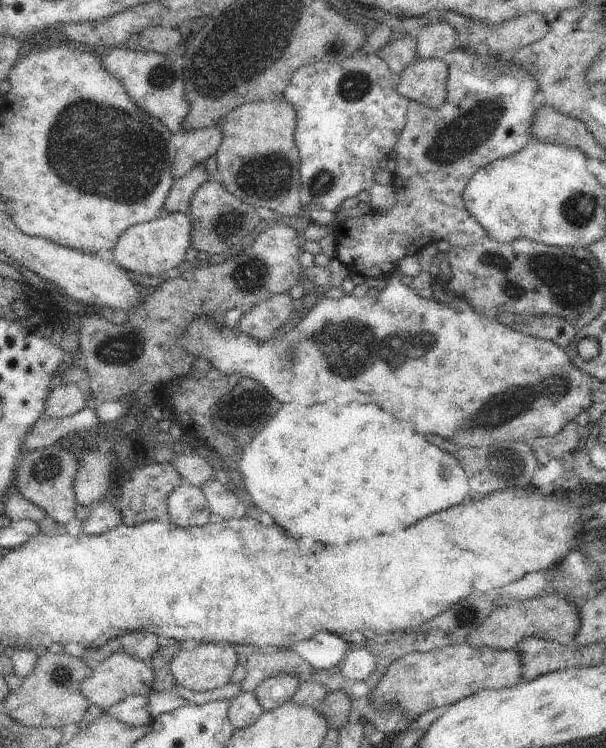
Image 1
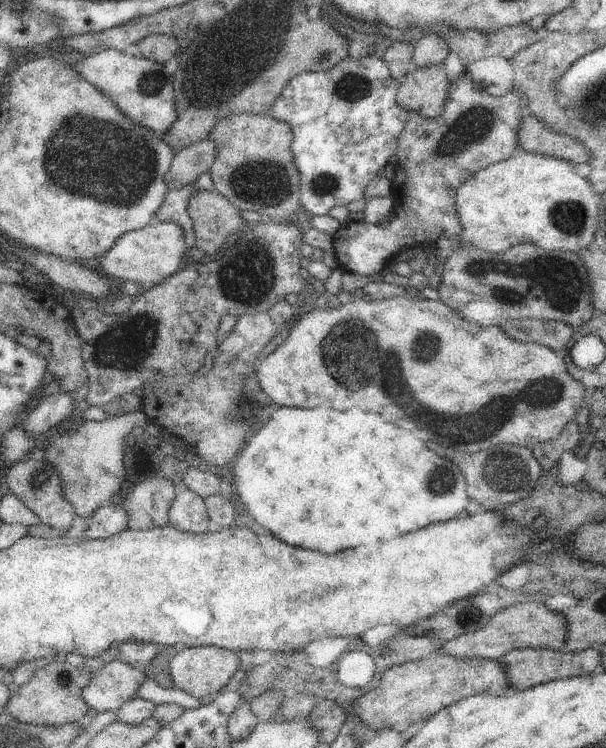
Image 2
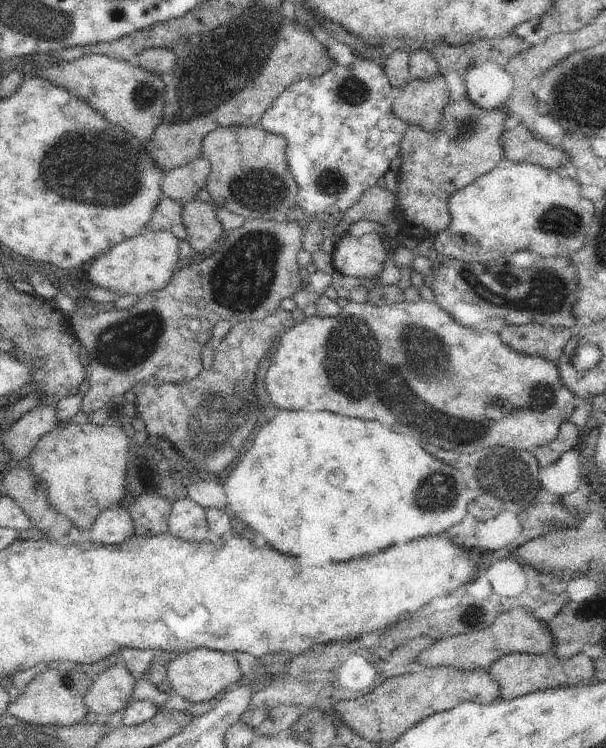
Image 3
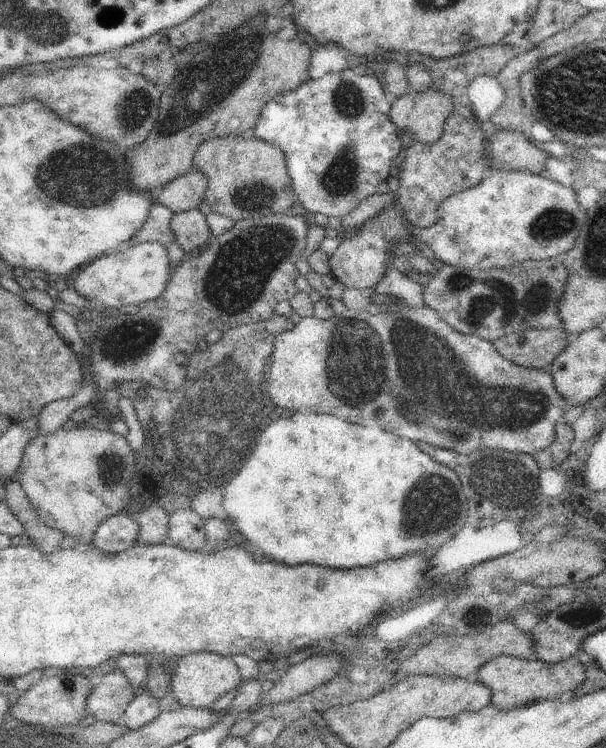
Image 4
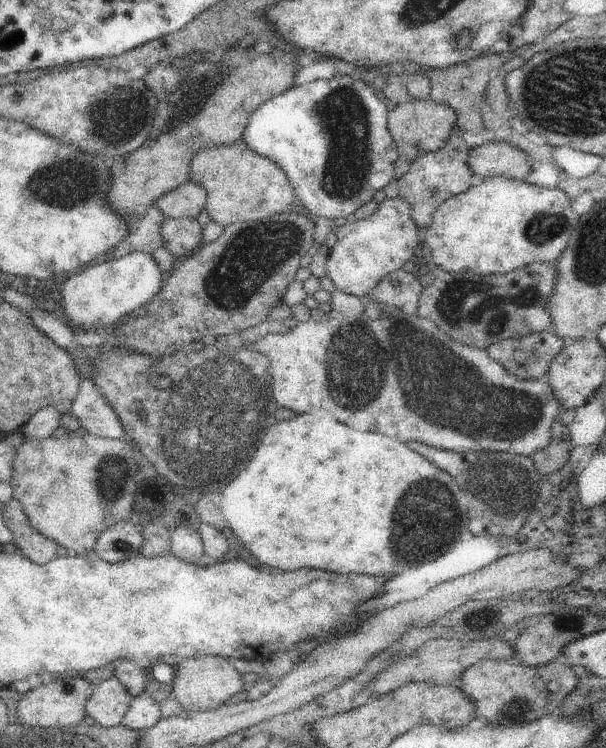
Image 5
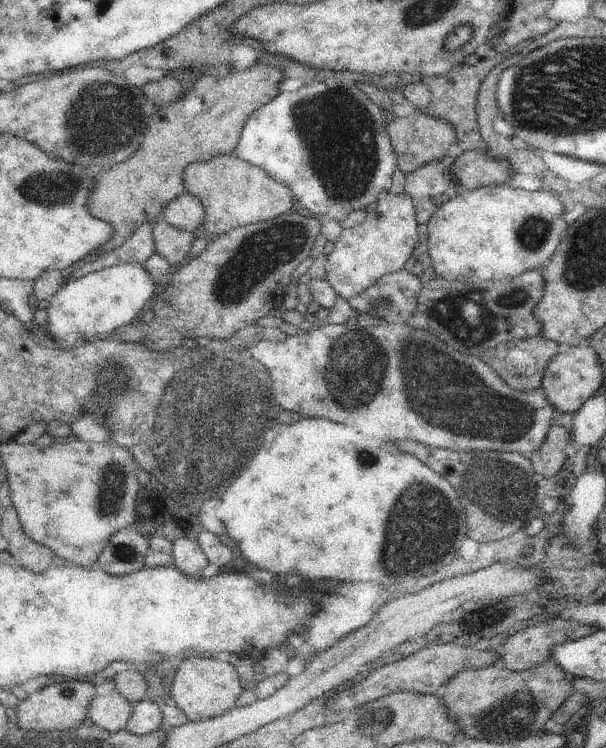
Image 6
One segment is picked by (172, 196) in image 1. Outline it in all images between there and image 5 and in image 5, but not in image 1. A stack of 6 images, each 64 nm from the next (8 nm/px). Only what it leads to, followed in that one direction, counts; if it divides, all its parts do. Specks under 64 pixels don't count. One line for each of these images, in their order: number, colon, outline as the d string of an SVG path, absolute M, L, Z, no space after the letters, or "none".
2: M193 184L167 192L163 204L155 214L155 222L179 222L179 226L185 232L185 256L189 256L191 248L195 248L195 232L193 232L191 218L187 214L187 206L193 194L195 194Z
3: M165 198L157 204L157 208L151 214L151 220L145 226L151 232L165 232L169 230L175 234L181 242L187 240L187 226L183 222L183 204L173 198Z
4: M153 202L151 210L149 210L149 218L145 220L145 224L127 242L119 244L119 250L131 248L135 244L145 244L145 242L161 242L161 244L175 242L177 234L173 230L173 216L175 216L173 210L169 210L163 204Z
5: M151 206L147 214L139 220L133 234L129 234L119 246L115 246L111 252L103 256L103 260L119 260L121 256L133 254L133 252L145 252L153 254L159 246L165 244L165 238L161 236L161 228L165 222L165 214L161 208Z

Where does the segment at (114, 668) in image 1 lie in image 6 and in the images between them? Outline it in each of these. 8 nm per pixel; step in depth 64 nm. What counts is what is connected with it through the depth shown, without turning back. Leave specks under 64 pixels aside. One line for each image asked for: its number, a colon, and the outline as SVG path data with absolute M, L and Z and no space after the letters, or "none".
2: M111 660L101 670L93 672L93 678L83 688L81 696L87 702L89 710L117 710L127 700L135 698L141 684L145 682L145 670L137 670L131 664L119 660Z
3: M115 662L93 678L93 684L89 686L83 702L89 712L97 714L97 718L105 718L115 710L127 708L125 702L133 694L135 682L135 676L131 676L131 672L123 664Z
4: M111 670L93 682L93 690L87 696L87 716L93 714L101 724L117 724L125 708L135 700L133 686L123 670Z
5: M109 672L95 682L95 692L89 696L85 712L95 720L95 724L115 728L121 724L131 702L133 696L127 692L121 680Z
6: M109 676L109 684L103 686L105 690L97 688L97 694L87 706L87 718L93 722L93 726L99 726L107 732L125 730L133 712L133 704L113 684L113 676Z

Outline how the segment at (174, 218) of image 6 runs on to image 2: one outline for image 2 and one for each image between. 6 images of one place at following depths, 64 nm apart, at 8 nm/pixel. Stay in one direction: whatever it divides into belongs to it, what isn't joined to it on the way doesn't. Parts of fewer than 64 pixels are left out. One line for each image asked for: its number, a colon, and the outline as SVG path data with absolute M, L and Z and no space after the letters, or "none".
2: M211 132L207 138L179 150L173 156L173 162L163 178L167 184L167 190L177 190L187 184L193 184L205 170L211 168L213 160L217 156L217 144L211 138Z
3: M199 150L195 160L187 162L185 166L169 170L159 184L161 200L173 198L173 200L179 200L183 206L187 206L197 196L197 190L207 186L209 166L211 166L209 160Z
4: M191 168L183 176L171 180L167 186L161 186L163 190L155 198L157 204L167 206L175 214L195 210L197 204L205 198L207 190L207 178L199 168Z
5: M187 180L183 186L167 192L163 198L155 202L157 208L163 210L165 218L183 220L183 218L197 218L201 210L205 210L207 192L199 182Z

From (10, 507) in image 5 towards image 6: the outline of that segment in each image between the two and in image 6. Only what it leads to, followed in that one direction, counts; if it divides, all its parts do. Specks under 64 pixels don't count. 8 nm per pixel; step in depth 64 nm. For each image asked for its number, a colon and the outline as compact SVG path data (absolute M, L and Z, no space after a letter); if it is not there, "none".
6: M11 506L3 514L3 534L9 540L9 552L15 558L15 564L21 568L27 568L35 574L41 574L49 568L51 558L55 556L53 550L45 544L39 544L25 536L23 524L17 512L17 506Z

